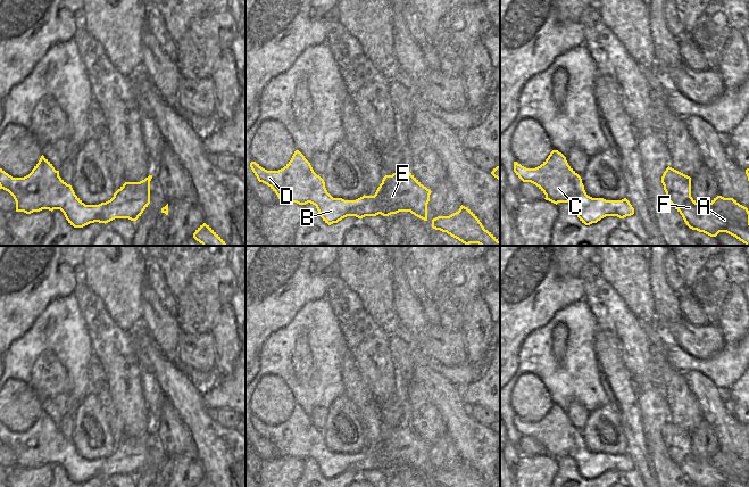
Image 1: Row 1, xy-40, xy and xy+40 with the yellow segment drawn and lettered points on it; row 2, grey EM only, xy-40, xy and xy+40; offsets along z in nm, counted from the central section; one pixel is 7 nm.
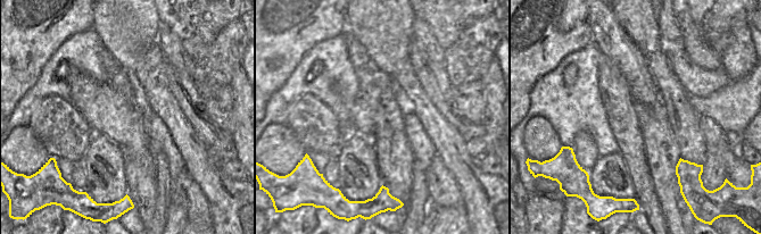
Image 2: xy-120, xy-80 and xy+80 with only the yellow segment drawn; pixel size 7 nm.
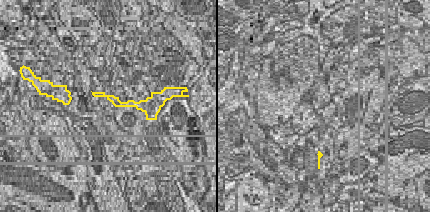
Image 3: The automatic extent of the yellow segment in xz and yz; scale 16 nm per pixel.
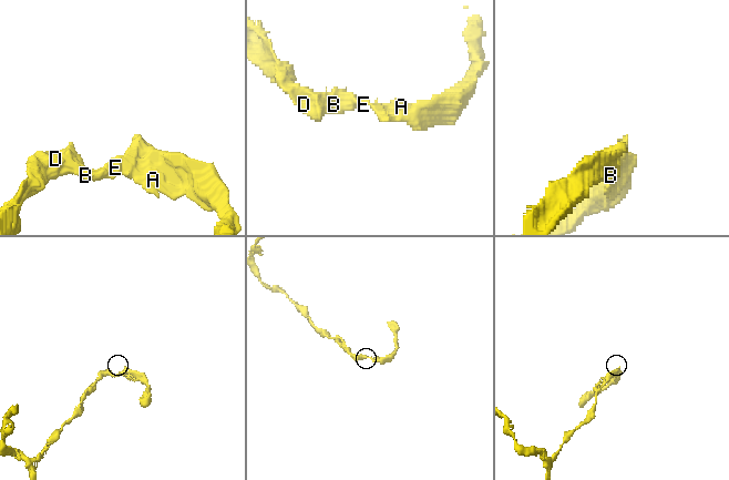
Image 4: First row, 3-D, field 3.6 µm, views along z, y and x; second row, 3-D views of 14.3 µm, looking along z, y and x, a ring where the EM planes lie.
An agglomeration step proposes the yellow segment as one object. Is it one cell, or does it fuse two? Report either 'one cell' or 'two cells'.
one cell

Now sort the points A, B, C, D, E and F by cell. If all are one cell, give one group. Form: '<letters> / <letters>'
A B C D E F

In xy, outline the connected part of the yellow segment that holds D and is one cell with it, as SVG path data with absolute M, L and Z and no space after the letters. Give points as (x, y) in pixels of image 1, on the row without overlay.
M299 405L278 426L267 426L256 416L251 416L250 422L258 436L267 439L277 449L280 457L310 457L328 480L347 471L363 473L378 469L389 471L399 467L410 467L427 476L427 459L432 446L409 426L385 430L374 451L364 449L356 455L344 455L333 453L327 447L324 435L314 427Z

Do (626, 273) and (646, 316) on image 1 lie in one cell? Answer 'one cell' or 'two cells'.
one cell

